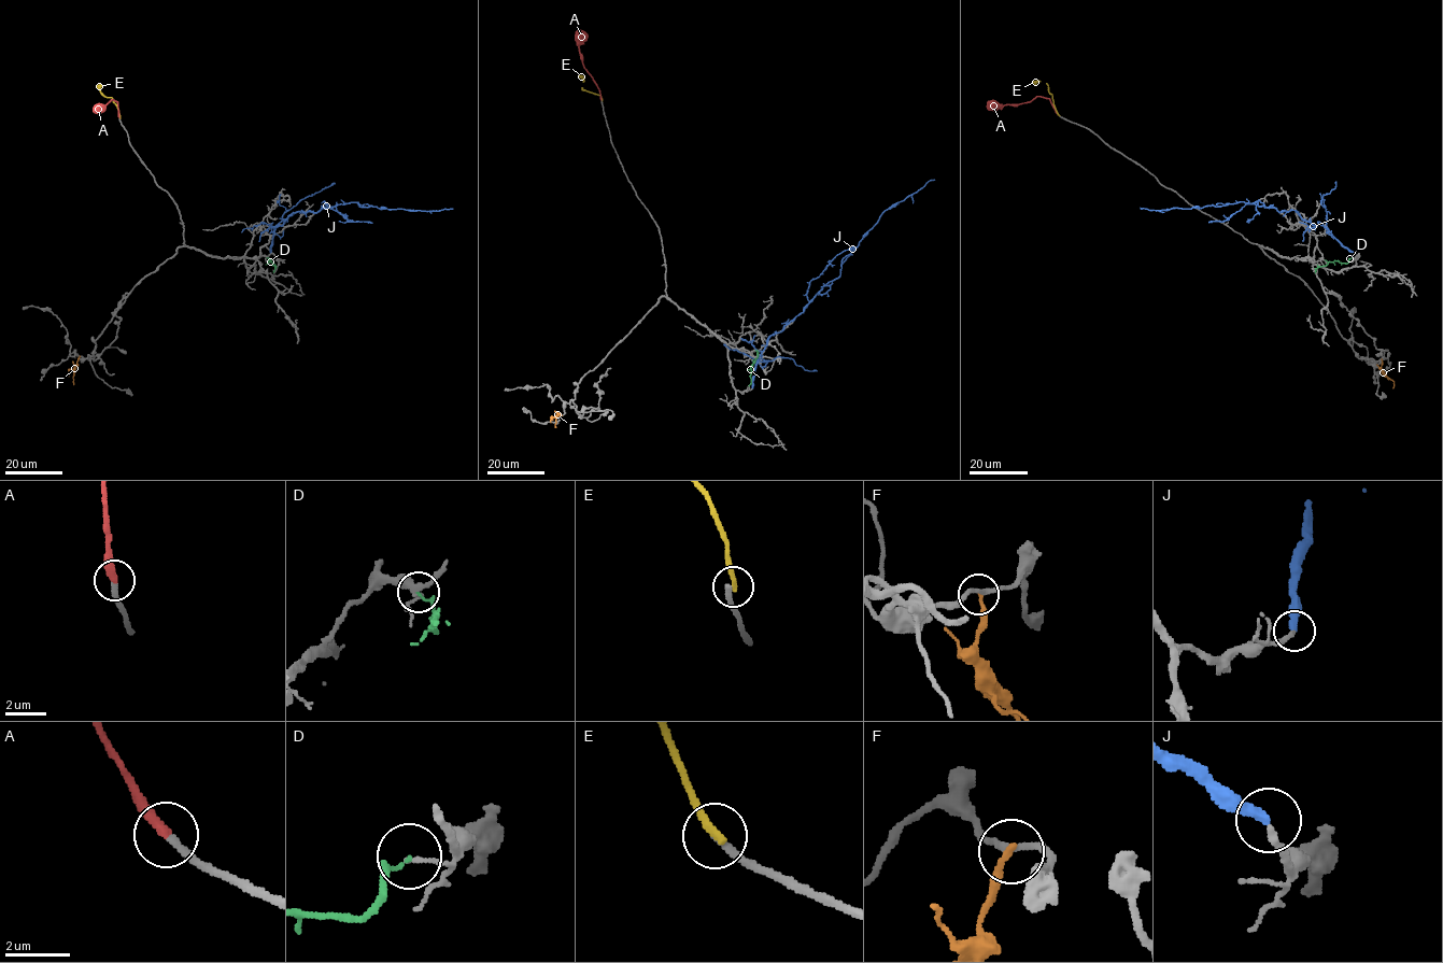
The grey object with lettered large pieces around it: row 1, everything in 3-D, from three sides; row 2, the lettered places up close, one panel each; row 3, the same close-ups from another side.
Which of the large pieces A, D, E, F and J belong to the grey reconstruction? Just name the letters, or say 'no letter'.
A

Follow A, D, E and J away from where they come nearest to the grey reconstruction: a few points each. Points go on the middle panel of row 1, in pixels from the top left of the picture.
A: (600, 99), (580, 54), (579, 32), (582, 30)
D: (748, 385), (751, 365), (758, 354), (754, 351)
E: (602, 99), (598, 95), (582, 89), (583, 80), (579, 75)
J: (752, 387), (757, 360), (767, 339), (800, 315), (819, 291), (839, 275), (843, 259), (886, 210), (934, 180)

